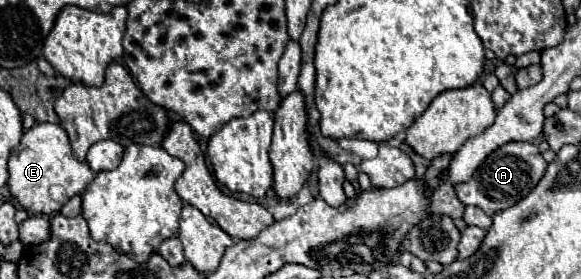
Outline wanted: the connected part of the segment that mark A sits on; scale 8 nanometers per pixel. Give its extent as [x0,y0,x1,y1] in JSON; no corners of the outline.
[457,143,547,215]

